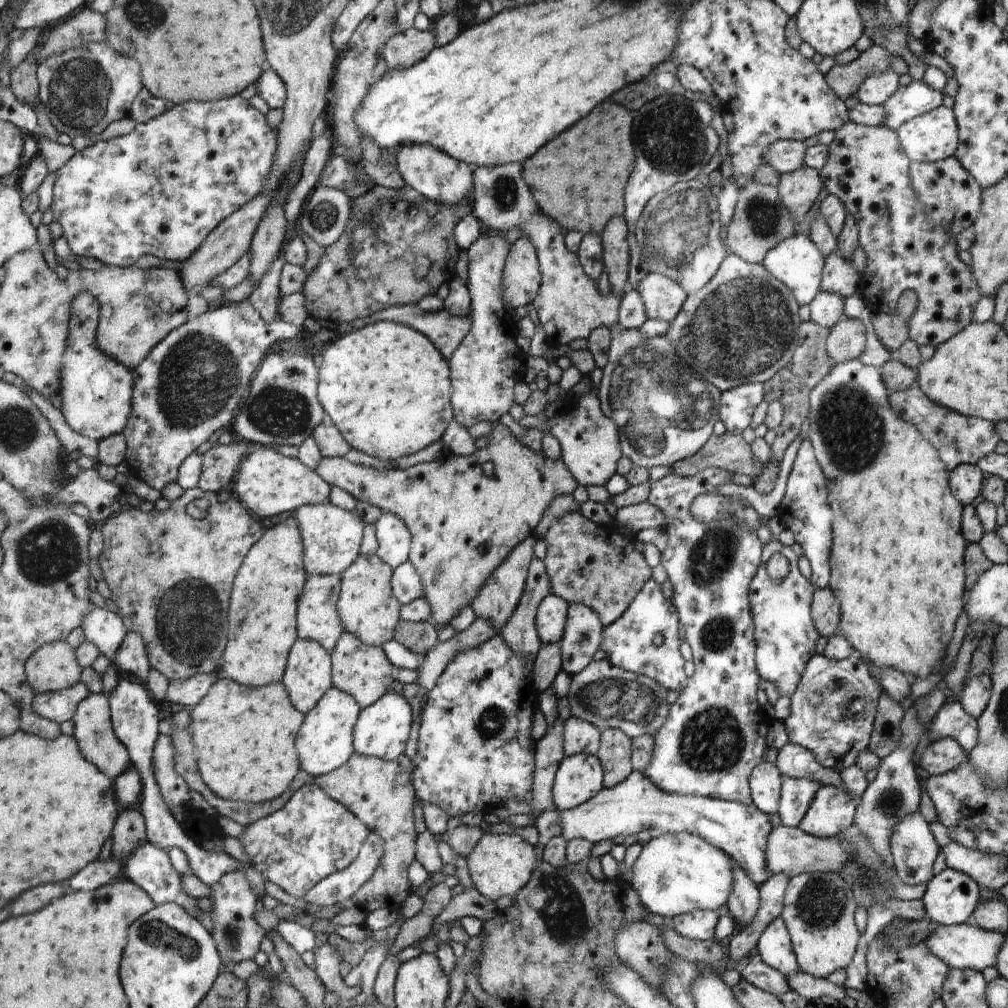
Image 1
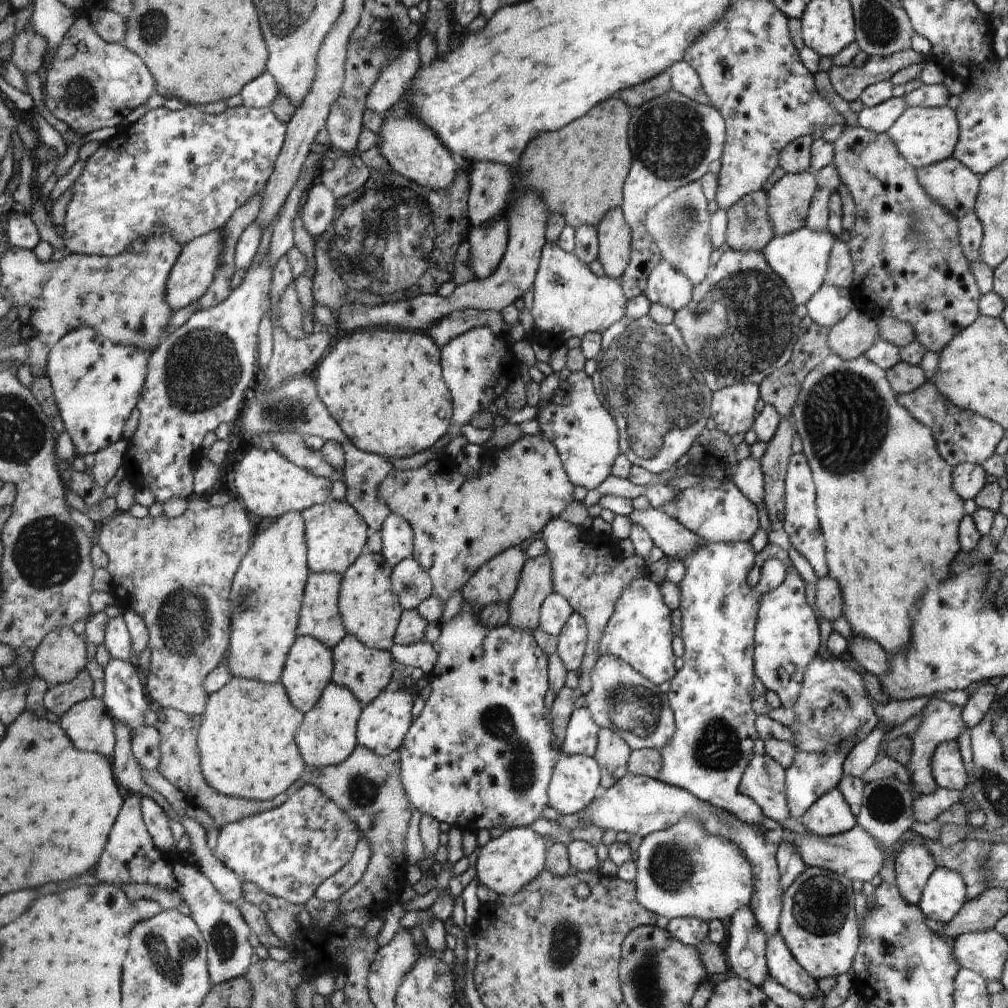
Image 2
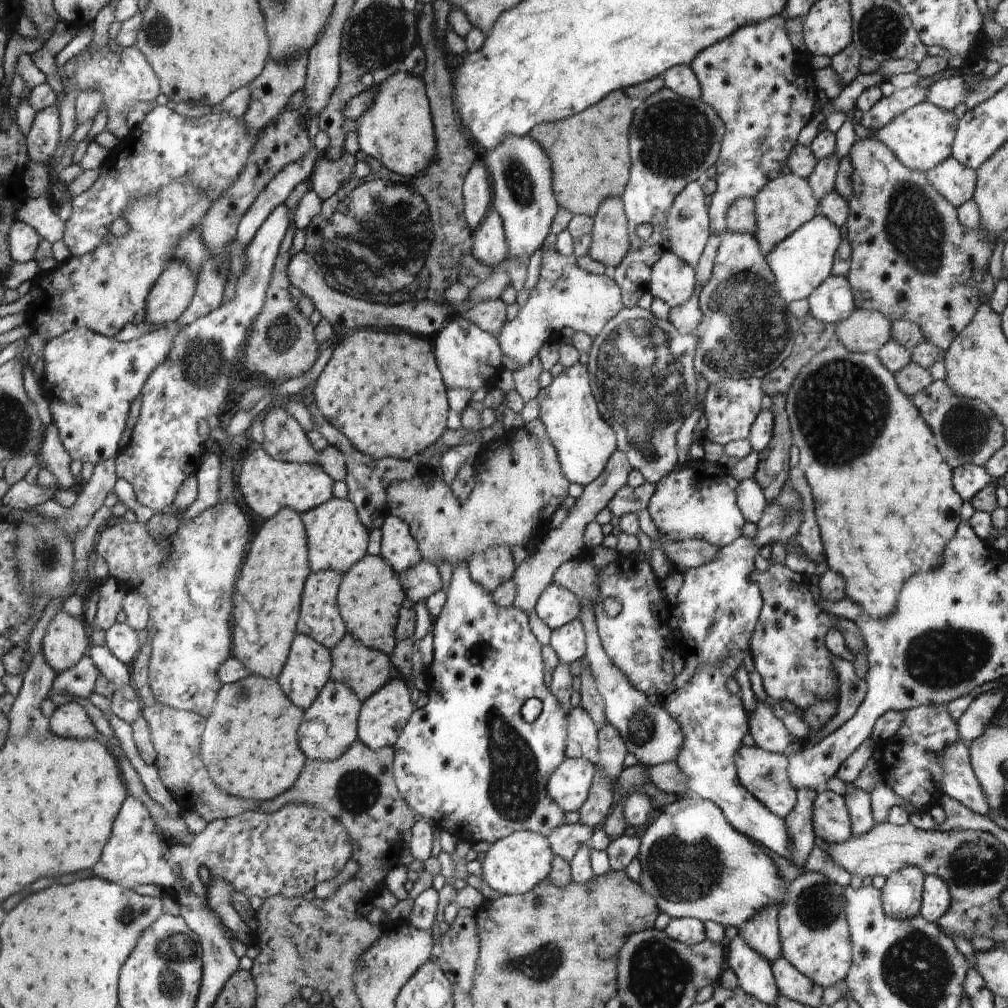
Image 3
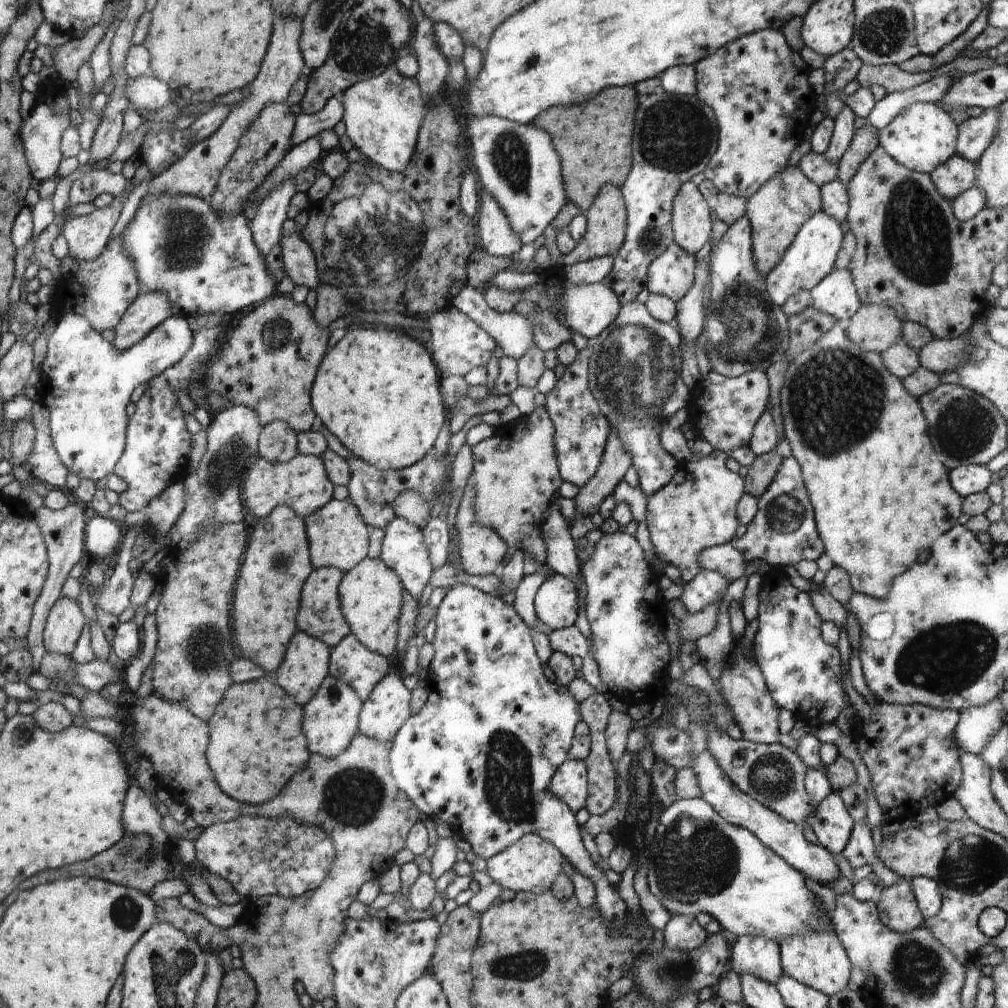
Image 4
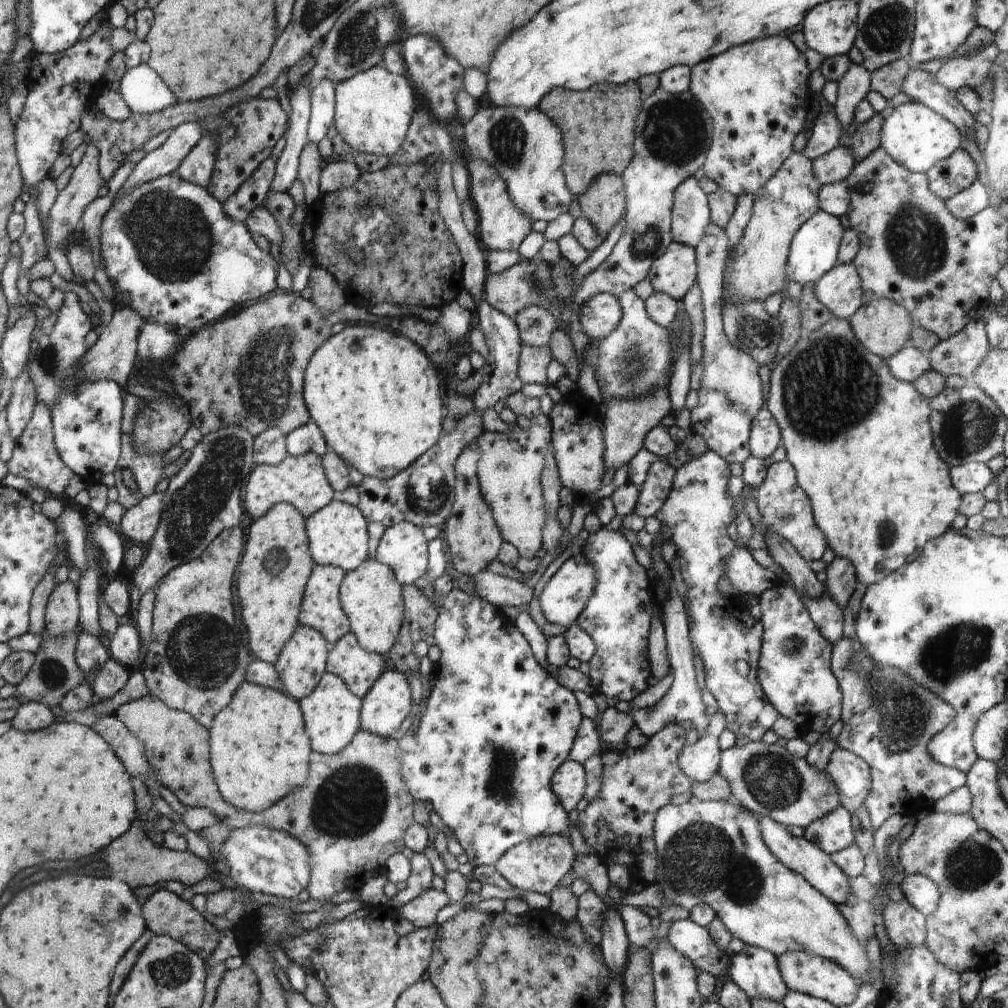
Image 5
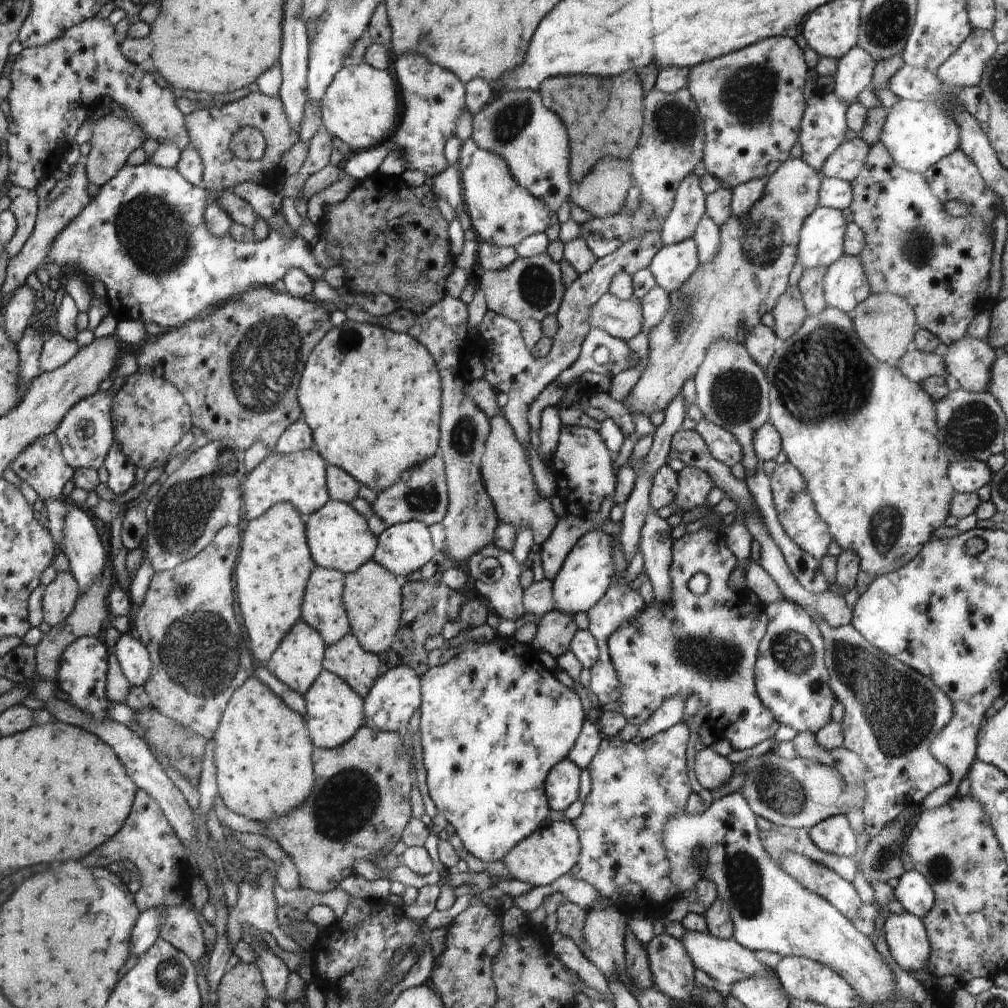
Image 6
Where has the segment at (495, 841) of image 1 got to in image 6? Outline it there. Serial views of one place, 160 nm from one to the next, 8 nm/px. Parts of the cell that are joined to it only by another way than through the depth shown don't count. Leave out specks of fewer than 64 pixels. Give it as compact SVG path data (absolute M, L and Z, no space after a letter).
M566 818L537 828L503 858L512 878L539 887L553 883L562 875L568 875L579 862L581 852L579 832L572 821Z

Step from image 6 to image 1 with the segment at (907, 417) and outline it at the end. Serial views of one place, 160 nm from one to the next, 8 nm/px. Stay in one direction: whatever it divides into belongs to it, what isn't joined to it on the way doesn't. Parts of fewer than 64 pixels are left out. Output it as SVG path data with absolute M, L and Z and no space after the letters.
M859 358L836 363L829 370L829 374L815 386L809 394L810 426L808 438L815 449L815 457L820 460L820 468L824 468L823 475L827 479L827 501L834 512L832 520L832 550L830 550L831 577L829 587L836 592L842 604L842 618L839 622L839 633L843 634L853 646L854 652L870 659L876 666L894 667L911 679L926 678L931 672L940 668L942 656L954 631L954 622L960 618L962 606L966 604L964 578L964 548L965 538L962 538L960 524L963 524L962 504L956 500L948 488L948 472L945 464L940 460L938 451L923 433L912 422L905 421L903 417L892 408L890 392L876 367L865 365Z

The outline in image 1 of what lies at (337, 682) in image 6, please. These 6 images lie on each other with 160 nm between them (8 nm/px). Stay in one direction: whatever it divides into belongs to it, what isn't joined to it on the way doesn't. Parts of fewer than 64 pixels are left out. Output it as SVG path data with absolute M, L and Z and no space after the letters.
M330 688L324 693L318 704L305 714L304 728L299 728L300 740L295 740L295 747L300 748L299 760L304 760L304 772L312 776L327 775L338 767L342 767L356 753L353 747L353 730L361 709L362 706L355 699L355 696L339 688Z

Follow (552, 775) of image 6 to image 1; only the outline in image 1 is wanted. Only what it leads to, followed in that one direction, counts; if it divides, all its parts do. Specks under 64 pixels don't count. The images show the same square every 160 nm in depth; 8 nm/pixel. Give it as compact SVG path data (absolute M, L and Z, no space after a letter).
M580 753L564 757L556 771L553 787L553 806L567 811L590 800L604 788L603 771L599 757Z

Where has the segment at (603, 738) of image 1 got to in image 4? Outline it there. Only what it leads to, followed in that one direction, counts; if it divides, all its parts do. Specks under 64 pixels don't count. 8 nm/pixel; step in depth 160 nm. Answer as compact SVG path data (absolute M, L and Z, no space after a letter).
M612 711L605 730L607 750L612 762L616 763L627 751L628 732L632 730L634 721L622 712Z

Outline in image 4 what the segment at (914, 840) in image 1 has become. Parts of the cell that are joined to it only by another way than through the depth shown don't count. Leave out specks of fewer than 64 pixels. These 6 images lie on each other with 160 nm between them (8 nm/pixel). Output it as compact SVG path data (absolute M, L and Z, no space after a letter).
M902 877L890 888L884 888L877 905L879 917L894 932L913 932L925 923L910 878Z

